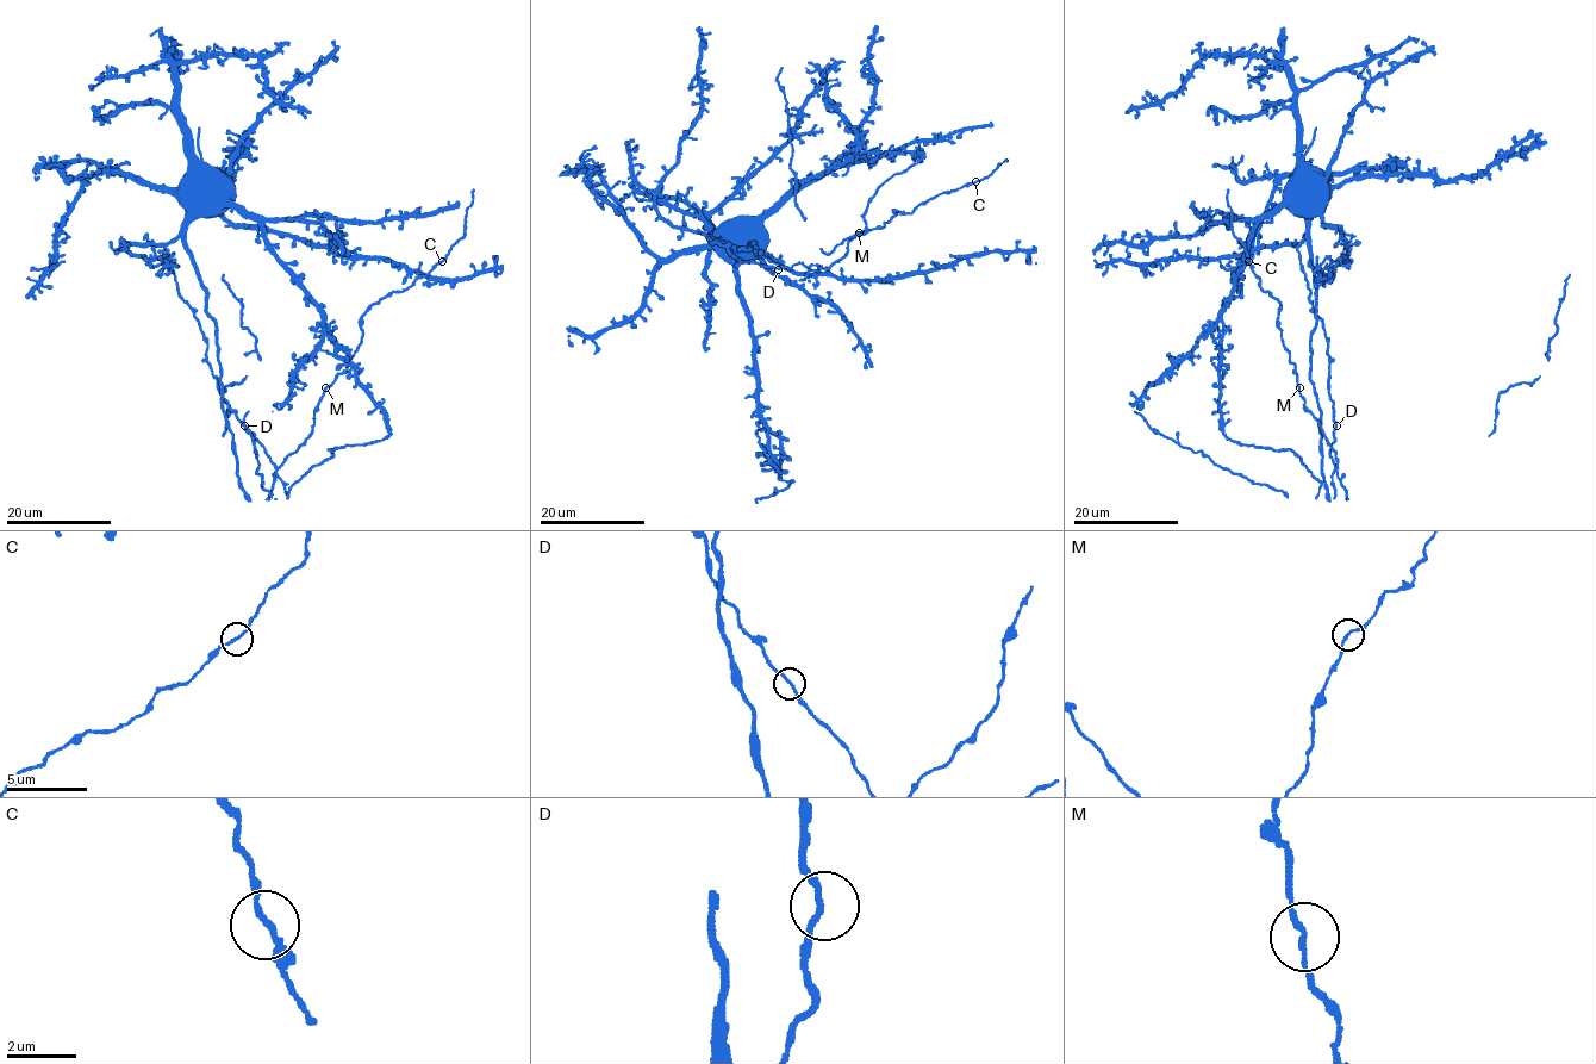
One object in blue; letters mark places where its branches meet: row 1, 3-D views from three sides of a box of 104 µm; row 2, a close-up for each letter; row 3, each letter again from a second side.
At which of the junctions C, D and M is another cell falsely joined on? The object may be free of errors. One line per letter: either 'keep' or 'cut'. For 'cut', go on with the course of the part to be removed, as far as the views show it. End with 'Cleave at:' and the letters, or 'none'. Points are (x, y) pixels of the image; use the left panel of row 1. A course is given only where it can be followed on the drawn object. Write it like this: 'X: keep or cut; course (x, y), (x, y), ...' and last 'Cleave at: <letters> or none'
C: keep
D: keep
M: keep
Cleave at: none

